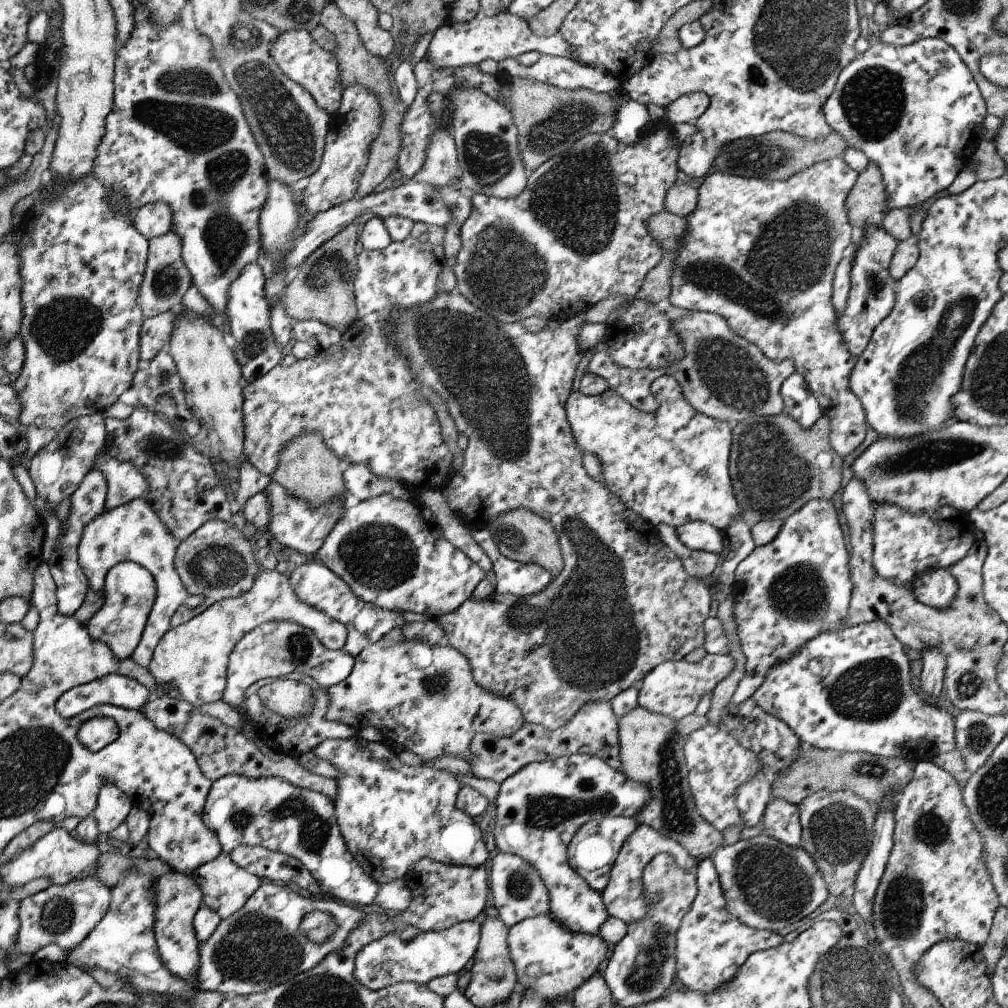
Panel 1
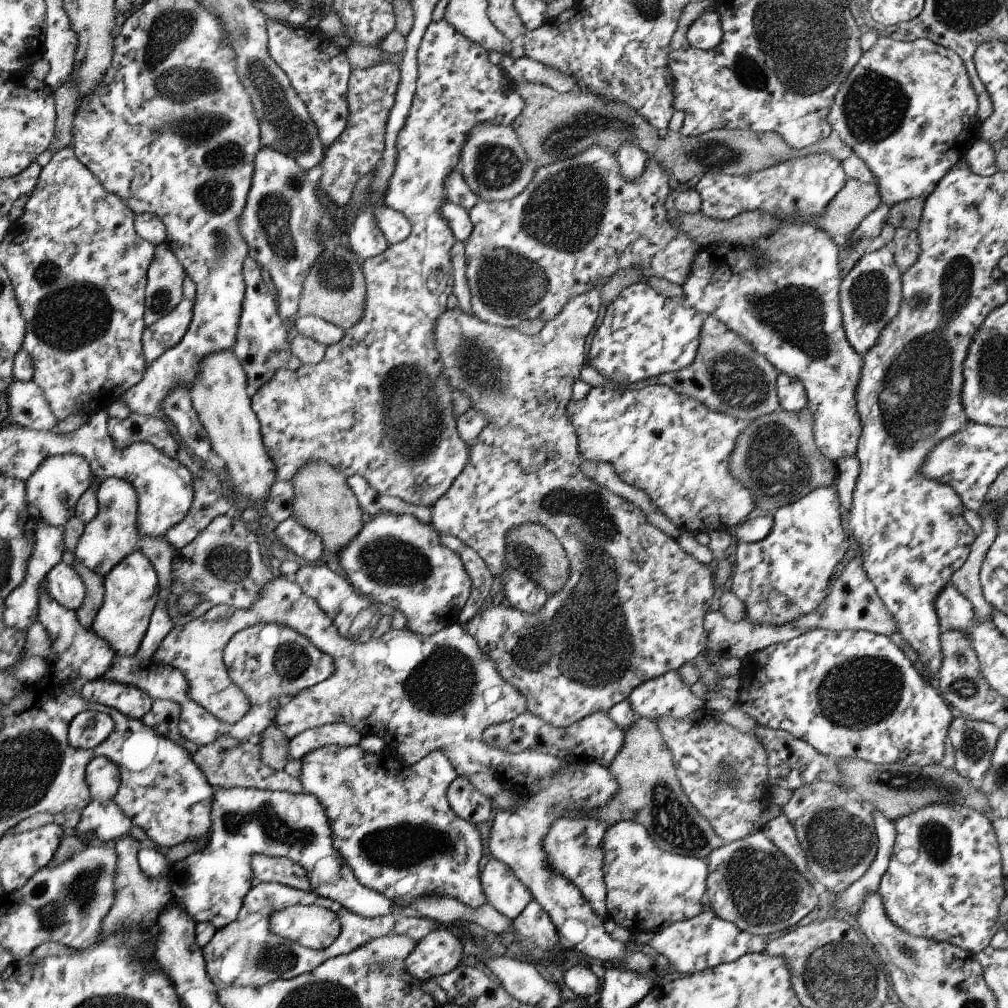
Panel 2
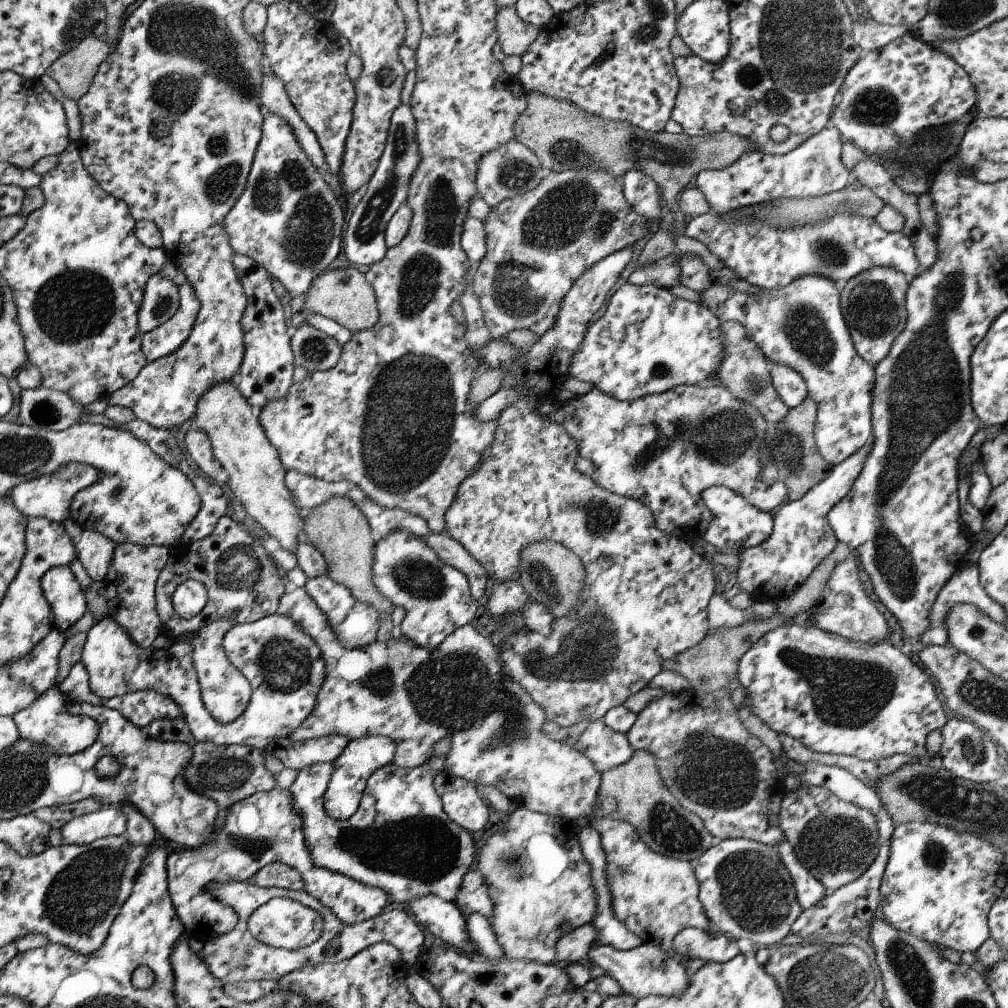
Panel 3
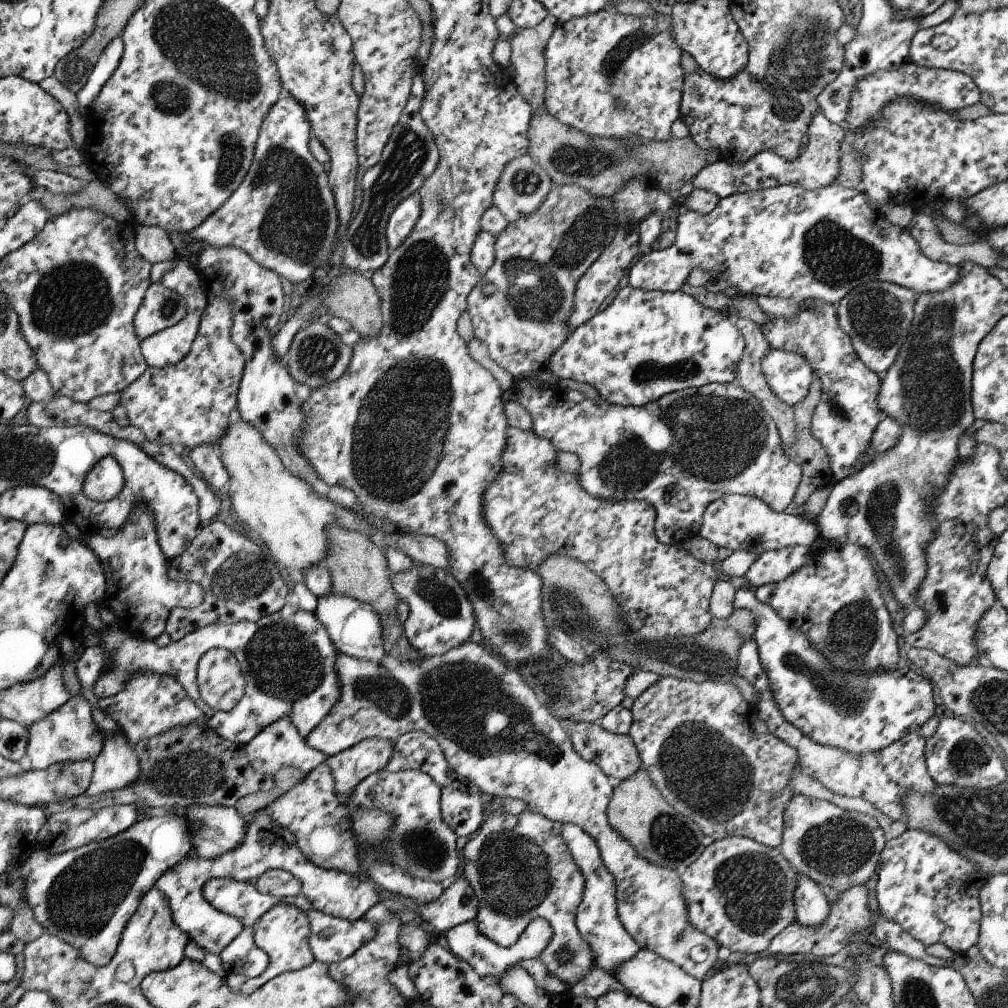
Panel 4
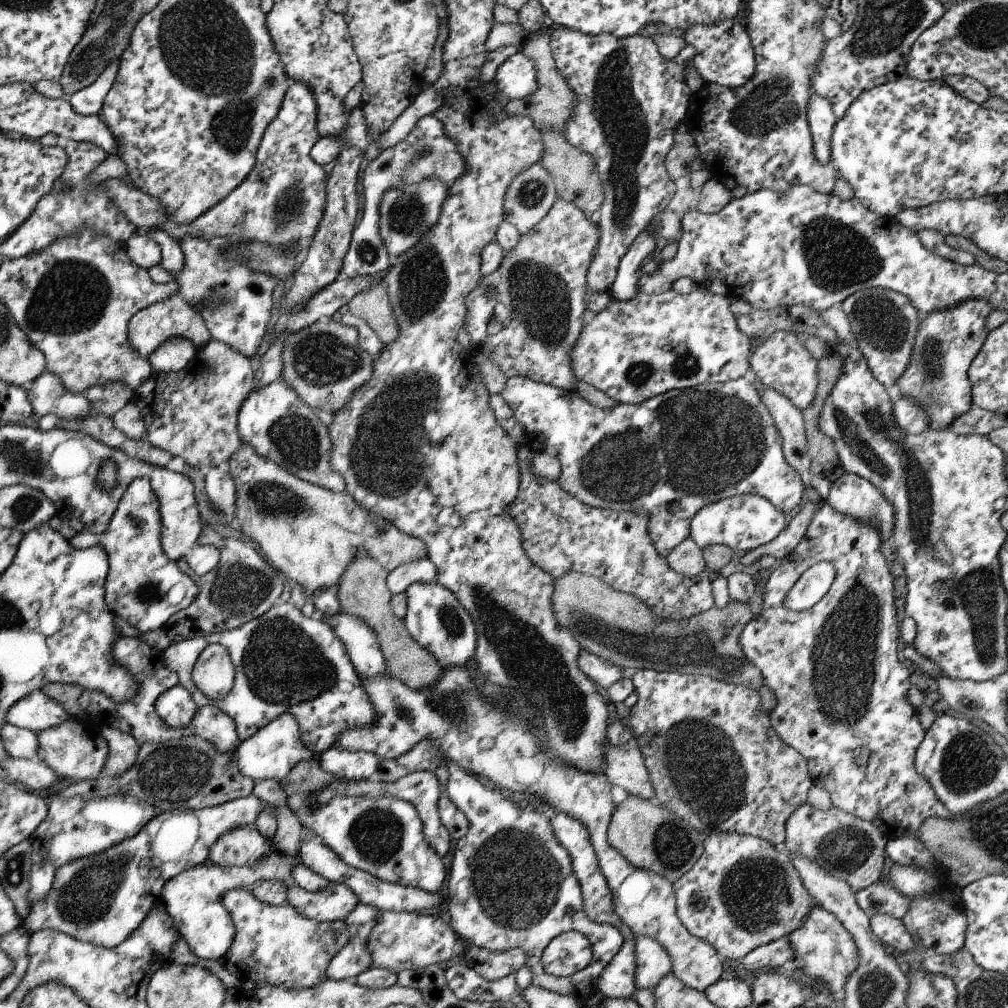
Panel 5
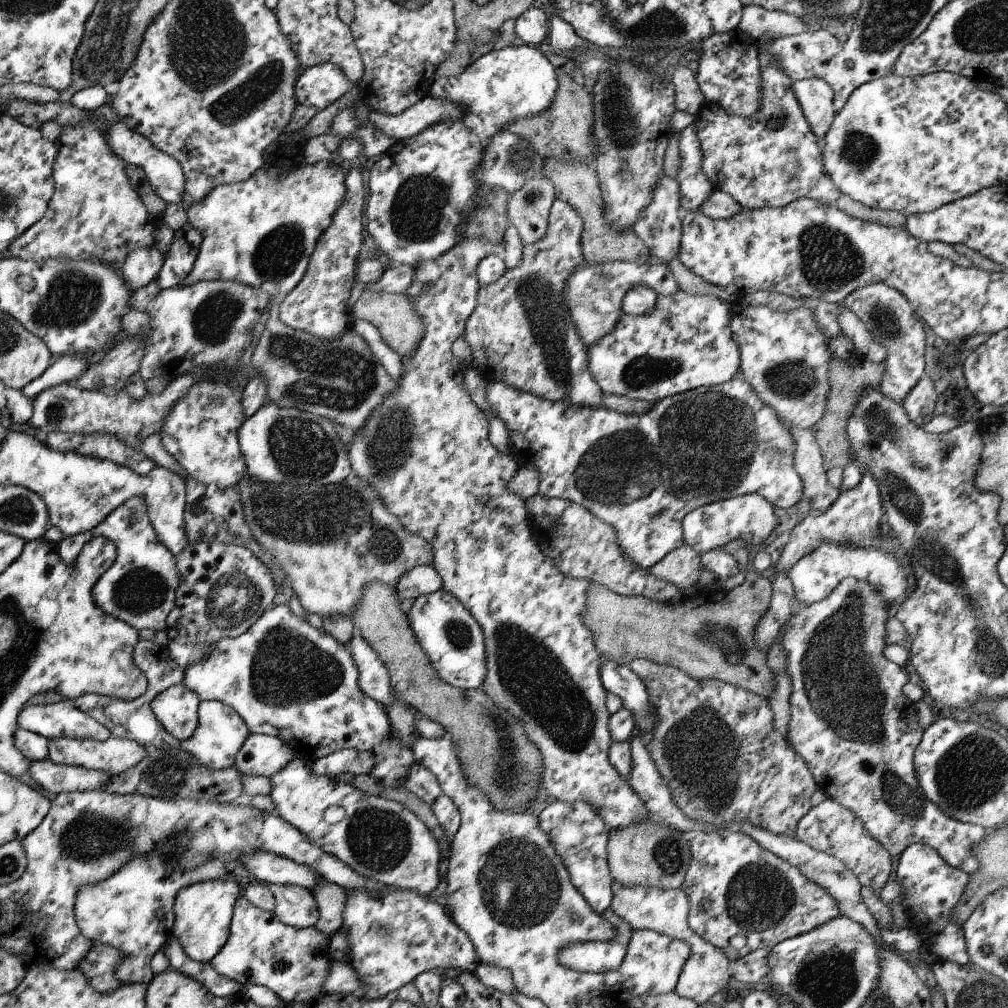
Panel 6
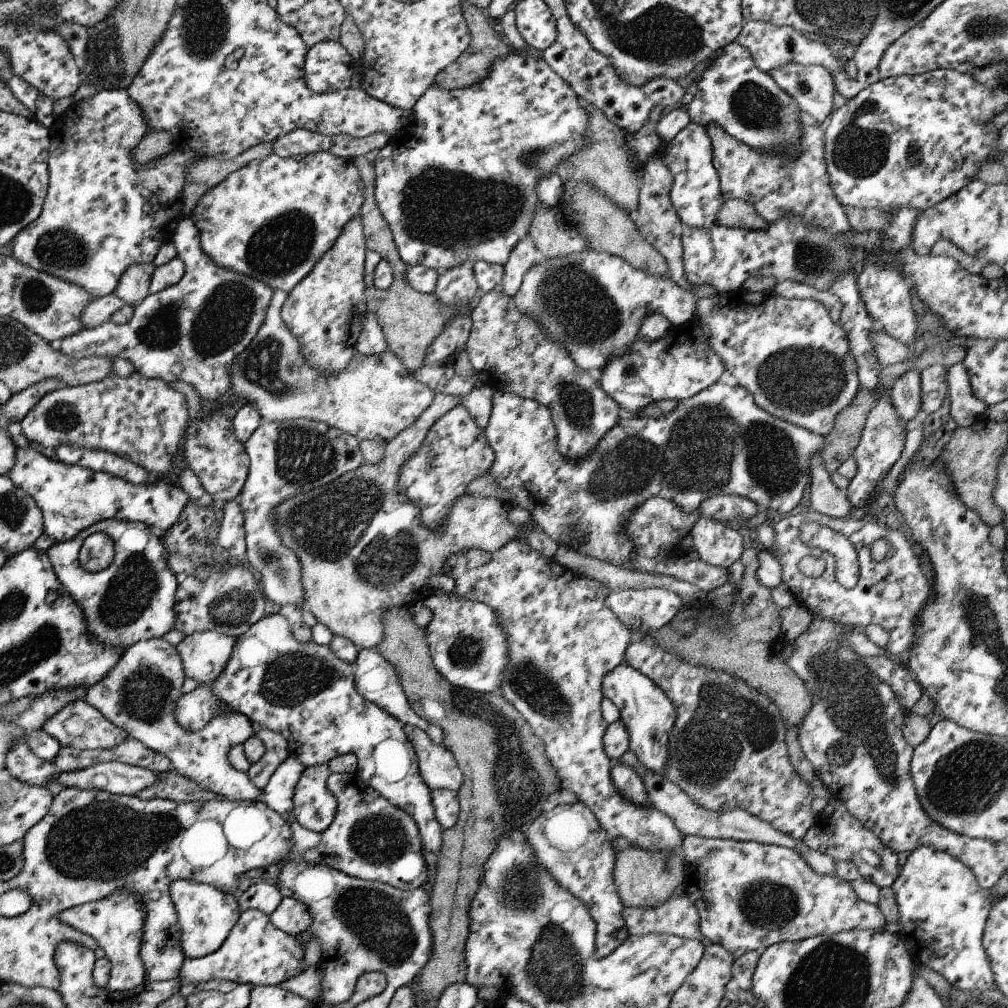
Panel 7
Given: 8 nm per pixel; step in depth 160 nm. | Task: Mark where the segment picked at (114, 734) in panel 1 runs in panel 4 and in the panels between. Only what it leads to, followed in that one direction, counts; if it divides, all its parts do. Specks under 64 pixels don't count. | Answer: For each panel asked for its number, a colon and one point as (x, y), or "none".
2: (89, 729)
3: (47, 721)
4: (70, 734)

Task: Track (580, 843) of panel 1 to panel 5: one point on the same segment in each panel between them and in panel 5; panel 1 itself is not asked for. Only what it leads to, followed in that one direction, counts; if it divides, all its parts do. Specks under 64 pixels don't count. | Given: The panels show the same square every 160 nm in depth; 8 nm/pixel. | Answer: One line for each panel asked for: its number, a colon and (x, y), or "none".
2: (574, 847)
3: (541, 882)
4: (520, 867)
5: (512, 884)

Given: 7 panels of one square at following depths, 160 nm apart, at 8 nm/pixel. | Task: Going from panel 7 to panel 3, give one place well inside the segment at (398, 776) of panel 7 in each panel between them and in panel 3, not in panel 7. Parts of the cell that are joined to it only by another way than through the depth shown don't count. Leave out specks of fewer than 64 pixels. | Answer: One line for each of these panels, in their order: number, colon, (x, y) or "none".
3: (285, 667)
4: (288, 660)
5: (285, 662)
6: (286, 678)

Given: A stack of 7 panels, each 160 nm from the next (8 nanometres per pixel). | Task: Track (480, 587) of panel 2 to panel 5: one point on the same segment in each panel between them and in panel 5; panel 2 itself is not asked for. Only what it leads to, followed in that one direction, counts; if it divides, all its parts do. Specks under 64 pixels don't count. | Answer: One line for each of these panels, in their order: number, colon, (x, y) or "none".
3: (450, 550)
4: (291, 518)
5: (312, 534)

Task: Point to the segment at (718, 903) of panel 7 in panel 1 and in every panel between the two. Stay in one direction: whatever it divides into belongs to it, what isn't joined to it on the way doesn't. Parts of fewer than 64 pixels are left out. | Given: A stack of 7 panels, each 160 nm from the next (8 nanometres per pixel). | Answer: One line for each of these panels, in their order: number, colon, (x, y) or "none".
1: (769, 885)
2: (751, 883)
3: (744, 887)
4: (739, 892)
5: (742, 893)
6: (735, 887)

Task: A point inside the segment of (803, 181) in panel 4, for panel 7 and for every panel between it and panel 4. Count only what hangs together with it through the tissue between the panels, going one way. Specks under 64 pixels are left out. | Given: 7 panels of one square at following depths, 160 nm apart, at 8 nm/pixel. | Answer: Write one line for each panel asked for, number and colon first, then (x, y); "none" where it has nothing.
5: (821, 119)
6: (815, 96)
7: (812, 87)

